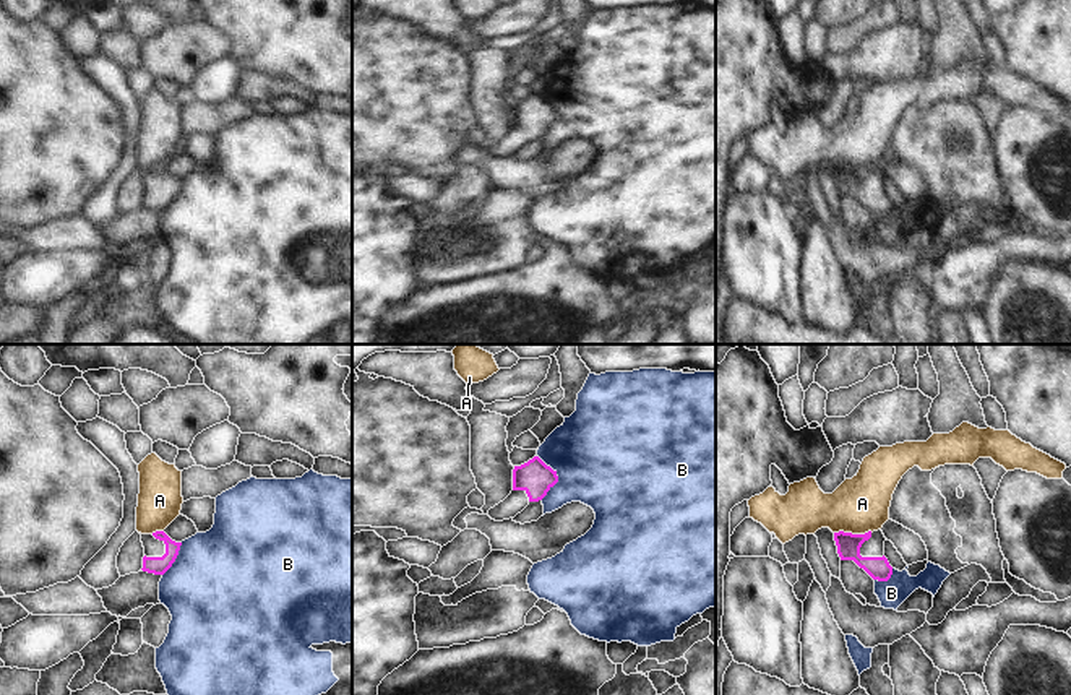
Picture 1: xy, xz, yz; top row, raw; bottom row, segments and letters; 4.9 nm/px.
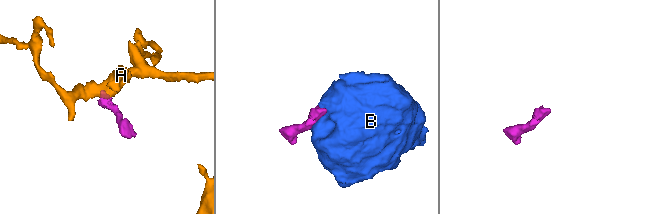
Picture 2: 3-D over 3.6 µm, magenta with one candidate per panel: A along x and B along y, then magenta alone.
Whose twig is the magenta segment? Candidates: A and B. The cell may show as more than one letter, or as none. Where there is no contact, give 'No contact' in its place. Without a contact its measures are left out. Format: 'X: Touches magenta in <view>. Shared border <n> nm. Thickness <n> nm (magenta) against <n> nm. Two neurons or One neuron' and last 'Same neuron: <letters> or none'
A: Touches magenta in yz. Shared border 190 nm. Thickness 120 nm (magenta) against 280 nm. Two neurons
B: Touches magenta in xz. Shared border 220 nm. Thickness 170 nm (magenta) against 480 nm. Two neurons
Same neuron: none.

